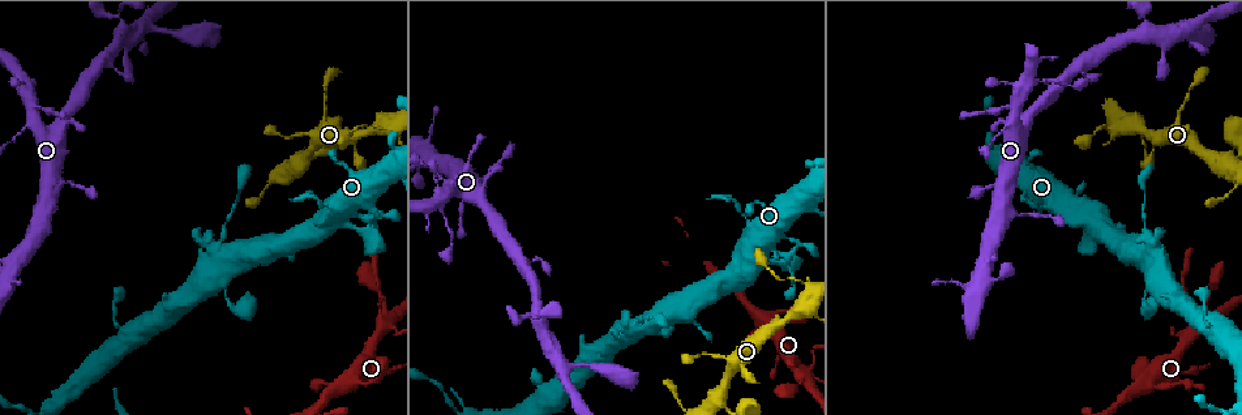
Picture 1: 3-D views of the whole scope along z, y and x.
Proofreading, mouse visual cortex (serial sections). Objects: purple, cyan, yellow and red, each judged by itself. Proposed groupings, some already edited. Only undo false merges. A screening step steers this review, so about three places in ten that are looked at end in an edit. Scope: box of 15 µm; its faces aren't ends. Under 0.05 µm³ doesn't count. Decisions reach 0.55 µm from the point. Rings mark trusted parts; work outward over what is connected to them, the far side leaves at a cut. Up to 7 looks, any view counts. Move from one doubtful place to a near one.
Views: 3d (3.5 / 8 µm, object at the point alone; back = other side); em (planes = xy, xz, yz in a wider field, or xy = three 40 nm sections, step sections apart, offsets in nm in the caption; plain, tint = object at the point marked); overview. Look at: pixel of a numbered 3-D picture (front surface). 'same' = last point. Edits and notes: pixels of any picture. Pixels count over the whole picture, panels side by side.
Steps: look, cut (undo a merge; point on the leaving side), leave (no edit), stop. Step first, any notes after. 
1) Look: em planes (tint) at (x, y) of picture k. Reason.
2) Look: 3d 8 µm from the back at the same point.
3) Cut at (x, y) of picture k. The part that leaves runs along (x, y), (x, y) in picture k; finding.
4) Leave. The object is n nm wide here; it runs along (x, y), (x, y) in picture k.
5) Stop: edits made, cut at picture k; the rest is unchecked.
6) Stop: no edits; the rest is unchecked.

Look: 3d 8 µm at (343, 387) of picture 1. Sharp bend.

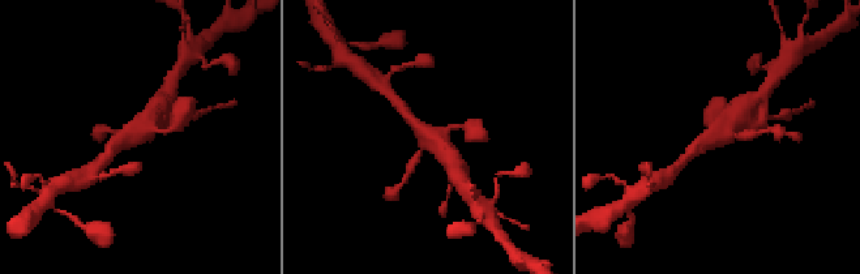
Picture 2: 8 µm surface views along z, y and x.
Look: 3d 3.5 µm at (429, 135) of picture 2. Closer look.

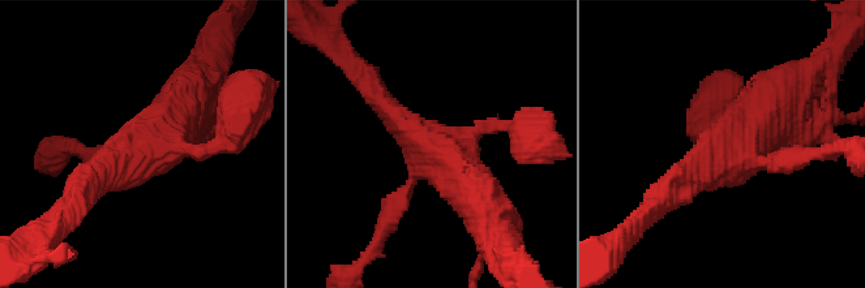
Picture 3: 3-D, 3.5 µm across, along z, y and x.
Leave. 4 arms meet here; the arms are 150, 200, 300, 400 nm wide; it runs along (496, 215), (384, 106) in picture 3; one cell here.

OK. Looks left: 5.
Look: 3d 3.5 µm at (1009, 213) of picture 1. Abrupt turn.

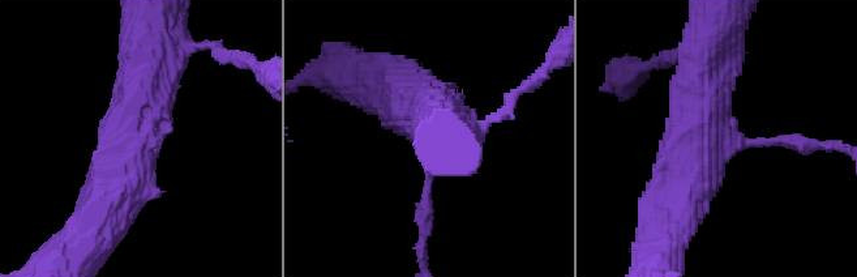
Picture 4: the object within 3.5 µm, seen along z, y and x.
Look: em xy step 3 (tint) at (719, 143) of picture 4.

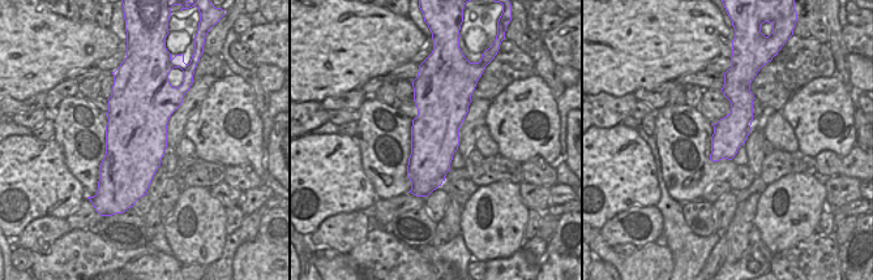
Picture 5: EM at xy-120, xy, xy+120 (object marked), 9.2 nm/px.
Leave. The object is 460 nm wide here; it runs along (710, 37), (673, 197) in picture 4; one cell here.

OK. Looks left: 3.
Look: 3d 3.5 µm at (455, 185) of picture 1. Calibre changes.

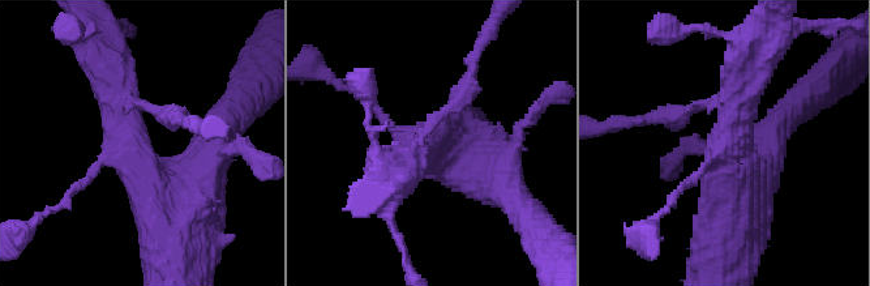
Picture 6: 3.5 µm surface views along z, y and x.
Look: em xy step 3 (tint) at (130, 149) of picture 6. 4 arms meet here; the arms are 100, 150, 500, 700 nm wide.

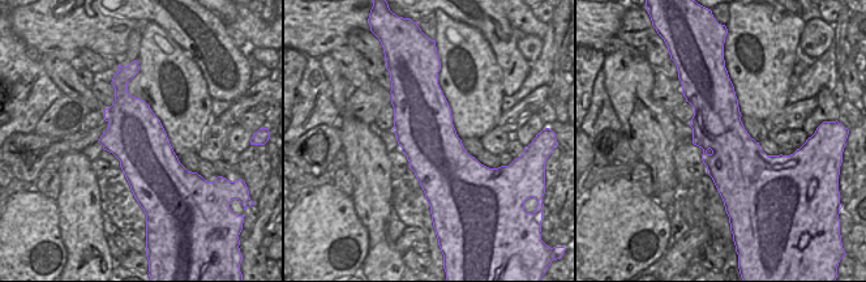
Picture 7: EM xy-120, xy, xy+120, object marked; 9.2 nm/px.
Look: em xy step 5 (tint) at the same point.

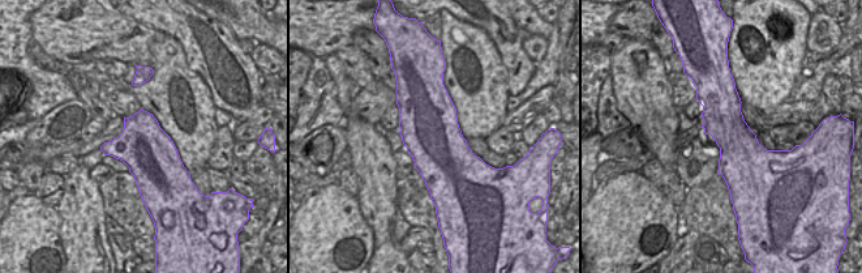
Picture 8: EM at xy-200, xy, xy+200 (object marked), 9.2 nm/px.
Leave. It runs along (179, 213), (134, 161), (111, 68) in picture 6; all the same cell.

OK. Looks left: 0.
Stop: no edits; the rest is unchecked.

